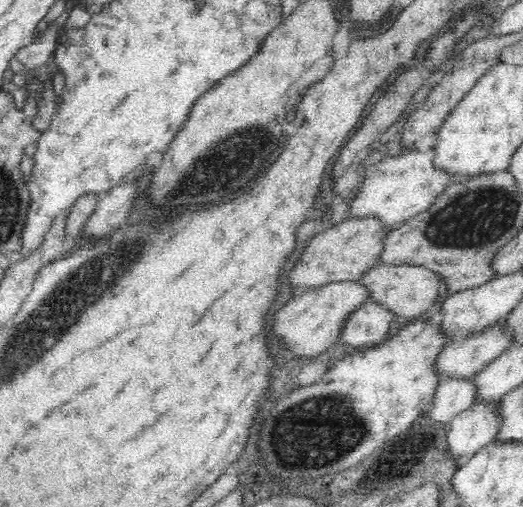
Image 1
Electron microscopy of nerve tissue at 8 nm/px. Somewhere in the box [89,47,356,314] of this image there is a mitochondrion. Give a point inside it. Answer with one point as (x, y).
(220, 167)

